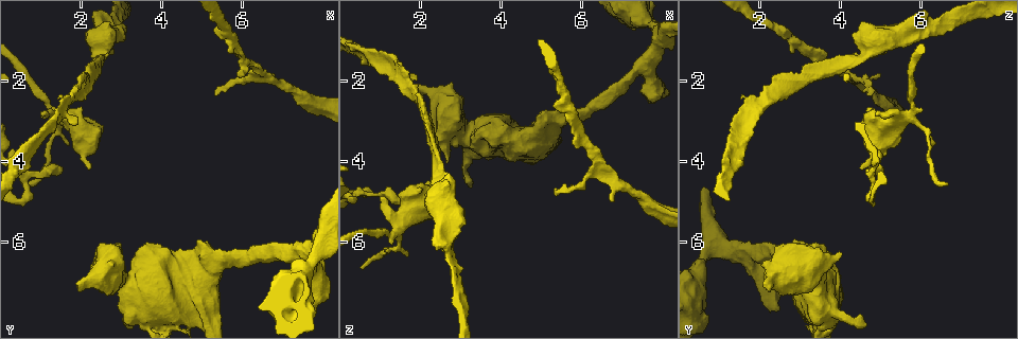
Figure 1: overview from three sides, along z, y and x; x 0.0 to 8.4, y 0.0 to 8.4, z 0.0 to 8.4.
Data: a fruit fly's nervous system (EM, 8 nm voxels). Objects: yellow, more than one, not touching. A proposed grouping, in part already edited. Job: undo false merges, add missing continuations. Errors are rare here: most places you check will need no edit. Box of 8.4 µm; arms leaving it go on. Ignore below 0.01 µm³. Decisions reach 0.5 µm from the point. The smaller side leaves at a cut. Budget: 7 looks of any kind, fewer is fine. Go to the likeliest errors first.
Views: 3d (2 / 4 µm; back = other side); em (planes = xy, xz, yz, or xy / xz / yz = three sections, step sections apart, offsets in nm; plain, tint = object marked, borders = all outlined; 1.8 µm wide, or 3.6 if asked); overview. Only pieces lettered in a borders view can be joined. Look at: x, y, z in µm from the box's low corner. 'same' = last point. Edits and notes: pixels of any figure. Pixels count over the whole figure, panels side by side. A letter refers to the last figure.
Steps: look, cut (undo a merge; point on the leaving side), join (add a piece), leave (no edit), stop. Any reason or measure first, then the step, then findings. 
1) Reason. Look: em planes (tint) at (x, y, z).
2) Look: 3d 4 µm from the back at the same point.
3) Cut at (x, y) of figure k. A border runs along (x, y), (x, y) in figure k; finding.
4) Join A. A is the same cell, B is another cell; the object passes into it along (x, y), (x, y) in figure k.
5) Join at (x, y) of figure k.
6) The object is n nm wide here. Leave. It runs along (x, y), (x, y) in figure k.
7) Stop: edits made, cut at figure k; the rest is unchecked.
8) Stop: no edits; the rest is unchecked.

Abrupt turn. Look: em 3.6 µm planes (borders) at (2.60, 6.85, 2.60).

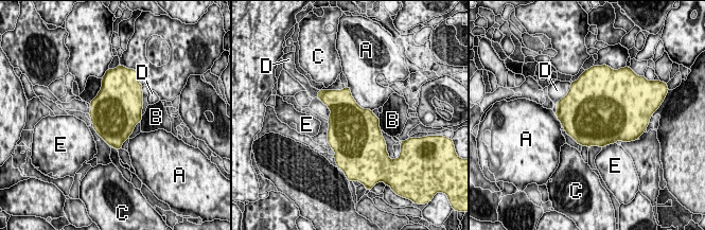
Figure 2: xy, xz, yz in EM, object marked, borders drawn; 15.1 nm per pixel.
Leave. A, B, C, D and E are other cells; a border runs along (348, 86), (353, 99), (371, 110) in figure 2; all the same neuron.

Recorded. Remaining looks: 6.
Free end. Look: em planes (borders) at (6.75, 1.85, 5.05).

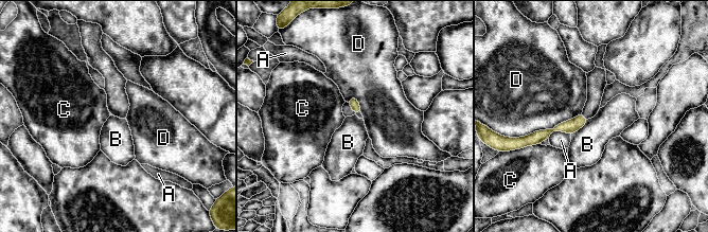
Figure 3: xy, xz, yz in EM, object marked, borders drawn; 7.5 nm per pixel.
Leave. A, B, C and D are other cells; none of them fits.

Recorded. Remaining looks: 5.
Thin end. Look: em xz step 4 (tint) at (0.90, 3.30, 1.25).

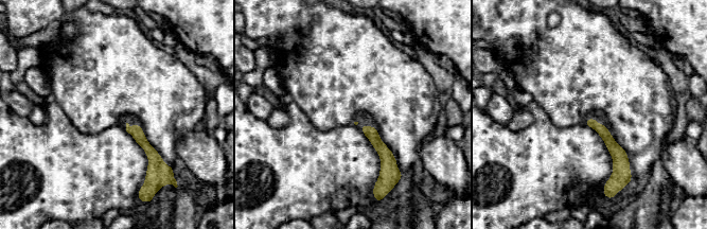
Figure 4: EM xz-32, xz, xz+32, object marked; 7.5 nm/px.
Another direction. Look: em planes (borders) at the same point.

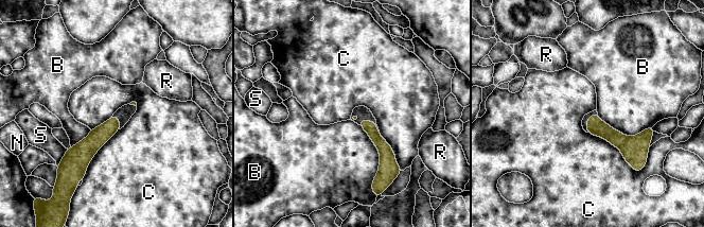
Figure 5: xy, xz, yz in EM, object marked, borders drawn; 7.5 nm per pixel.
The longest contact is with C, 480 nm. Leave. B, C, N, R and S are other cells; none of them fits.

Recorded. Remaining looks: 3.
Stop: no edits; the rest is unchecked.

